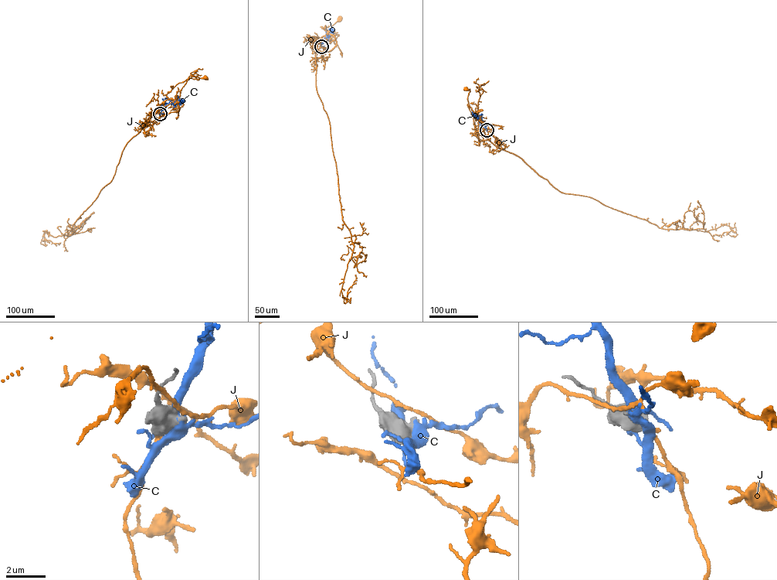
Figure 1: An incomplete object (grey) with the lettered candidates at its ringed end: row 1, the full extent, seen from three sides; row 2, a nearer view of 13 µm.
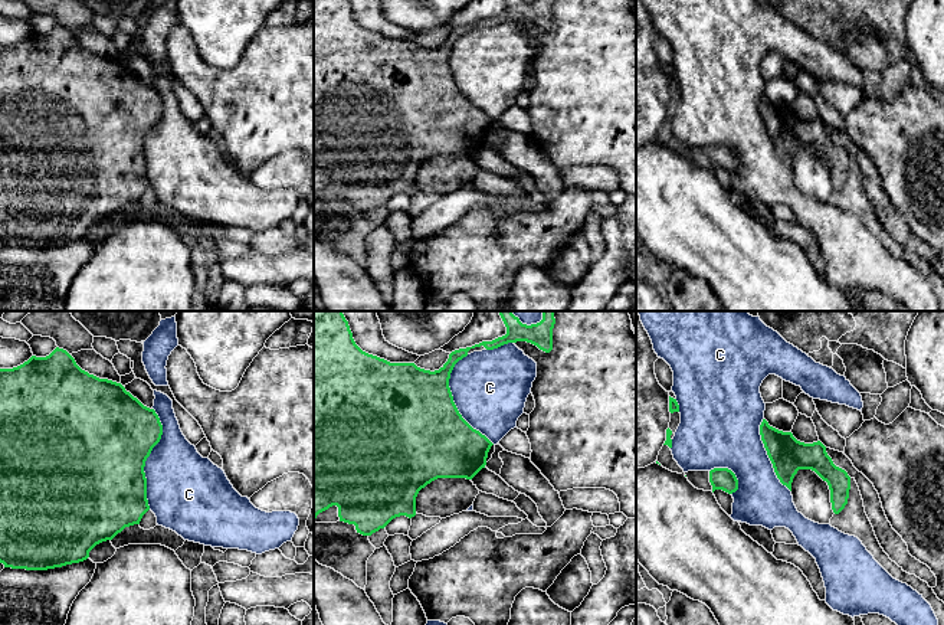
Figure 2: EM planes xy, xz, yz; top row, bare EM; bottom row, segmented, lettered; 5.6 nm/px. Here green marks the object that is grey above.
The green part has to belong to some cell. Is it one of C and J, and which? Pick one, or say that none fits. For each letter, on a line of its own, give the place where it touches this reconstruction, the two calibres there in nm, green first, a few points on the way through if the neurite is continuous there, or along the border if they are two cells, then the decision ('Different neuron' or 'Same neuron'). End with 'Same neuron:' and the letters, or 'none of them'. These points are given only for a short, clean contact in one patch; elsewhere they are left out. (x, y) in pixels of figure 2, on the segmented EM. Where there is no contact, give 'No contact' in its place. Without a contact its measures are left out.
C: Touches green at xy (147, 457). Thickness 500 nm (green) against 400 nm. Different neuron
J: No contact. Same neuron
Same neuron: J

